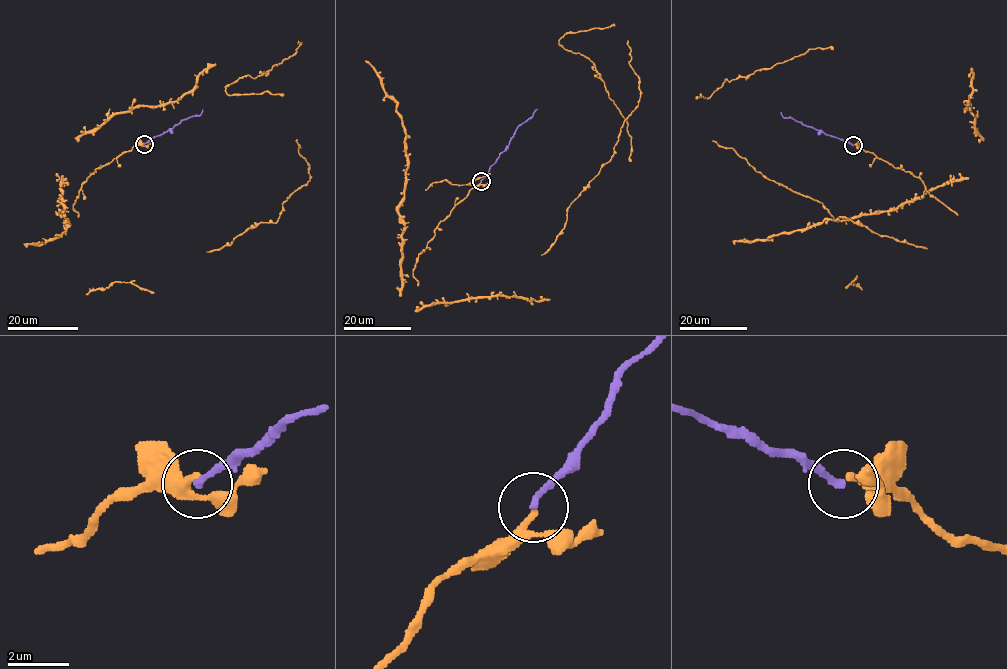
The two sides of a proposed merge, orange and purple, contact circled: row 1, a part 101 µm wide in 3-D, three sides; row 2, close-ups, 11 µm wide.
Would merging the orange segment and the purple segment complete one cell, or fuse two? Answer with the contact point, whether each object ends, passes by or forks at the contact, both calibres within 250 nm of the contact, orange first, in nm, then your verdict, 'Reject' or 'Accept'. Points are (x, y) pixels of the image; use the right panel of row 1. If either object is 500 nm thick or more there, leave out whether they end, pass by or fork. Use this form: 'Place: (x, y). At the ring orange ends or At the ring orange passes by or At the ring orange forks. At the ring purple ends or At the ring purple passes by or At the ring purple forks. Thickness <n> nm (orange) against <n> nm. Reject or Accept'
Place: (853, 145). At the ring orange passes by. At the ring purple ends. Thickness 200 nm (orange) against 190 nm. Accept

